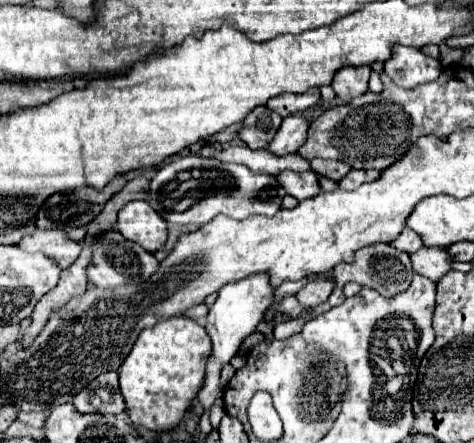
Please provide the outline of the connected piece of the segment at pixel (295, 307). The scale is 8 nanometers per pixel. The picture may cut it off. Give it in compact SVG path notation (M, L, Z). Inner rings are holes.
M287 296L281 304L279 304L279 310L277 312L283 312L283 314L289 314L291 318L297 318L299 314L305 312L305 306L301 306L295 296Z

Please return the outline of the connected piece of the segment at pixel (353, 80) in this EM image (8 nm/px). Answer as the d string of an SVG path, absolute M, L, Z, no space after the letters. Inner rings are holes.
M345 66L333 78L333 90L343 102L351 102L367 92L371 66Z

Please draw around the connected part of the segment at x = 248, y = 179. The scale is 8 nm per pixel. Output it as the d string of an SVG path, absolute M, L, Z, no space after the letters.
M189 154L189 156L177 156L161 166L157 176L151 180L151 196L147 198L147 202L167 222L175 222L175 224L193 222L193 224L201 226L205 222L211 222L219 214L225 214L225 216L237 218L237 220L243 220L247 216L257 216L257 214L273 216L279 210L279 190L281 190L281 186L275 180L275 176L271 176L271 174L257 174L241 164L225 164L215 158L203 158L203 156Z

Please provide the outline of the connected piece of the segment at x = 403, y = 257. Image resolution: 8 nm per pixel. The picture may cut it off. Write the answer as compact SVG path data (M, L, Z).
M369 244L355 252L353 262L341 262L333 268L333 280L337 282L339 288L347 282L359 282L361 286L375 288L379 294L385 294L385 296L393 296L405 290L405 286L409 286L409 278L413 278L409 254L399 252L391 244Z

